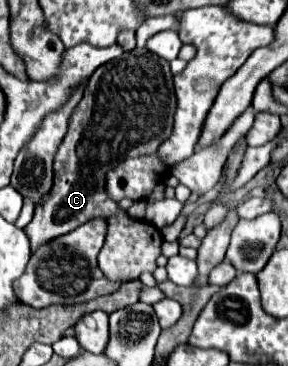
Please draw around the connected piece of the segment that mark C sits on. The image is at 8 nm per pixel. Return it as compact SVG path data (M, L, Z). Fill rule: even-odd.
M134 49L98 67L98 71L94 71L94 75L90 77L84 89L82 101L78 103L78 107L74 109L74 115L70 117L70 127L66 131L66 137L58 145L58 155L54 157L54 187L50 189L50 195L44 195L42 203L36 205L34 219L26 227L32 249L40 247L42 243L48 243L58 235L74 231L74 227L80 227L90 219L96 219L96 217L108 219L120 213L120 207L114 203L114 199L106 195L106 185L104 185L106 171L116 167L128 157L156 153L158 145L170 137L174 111L176 111L176 95L172 85L170 63L166 59L154 55L148 49L142 49L142 51Z

